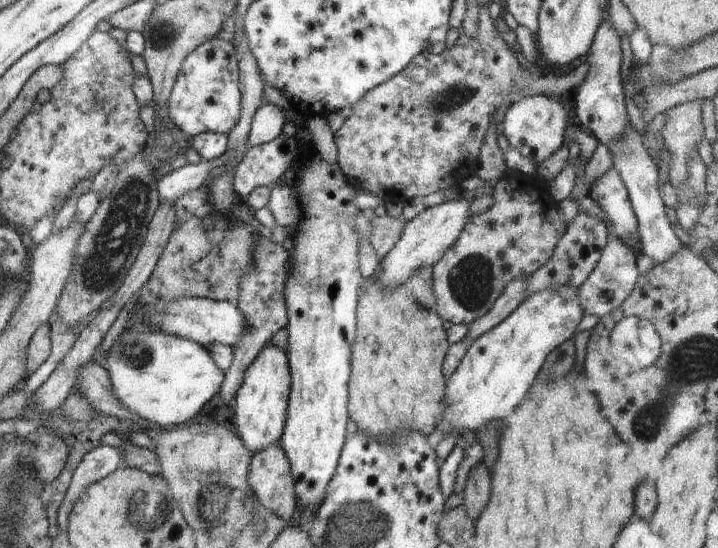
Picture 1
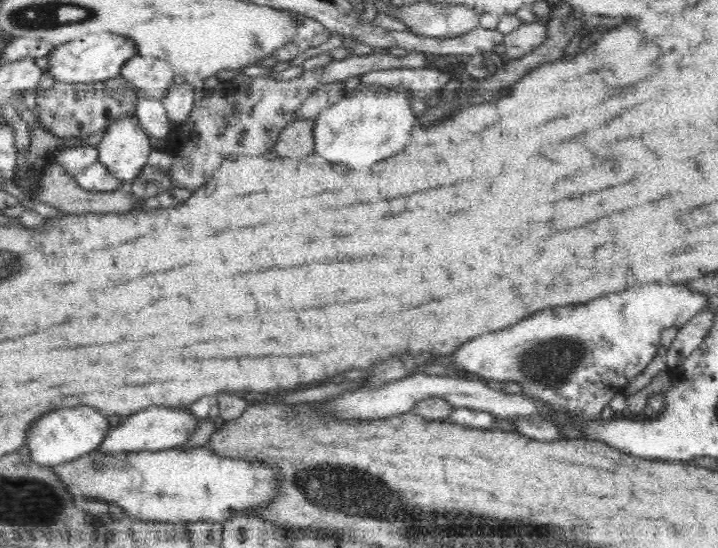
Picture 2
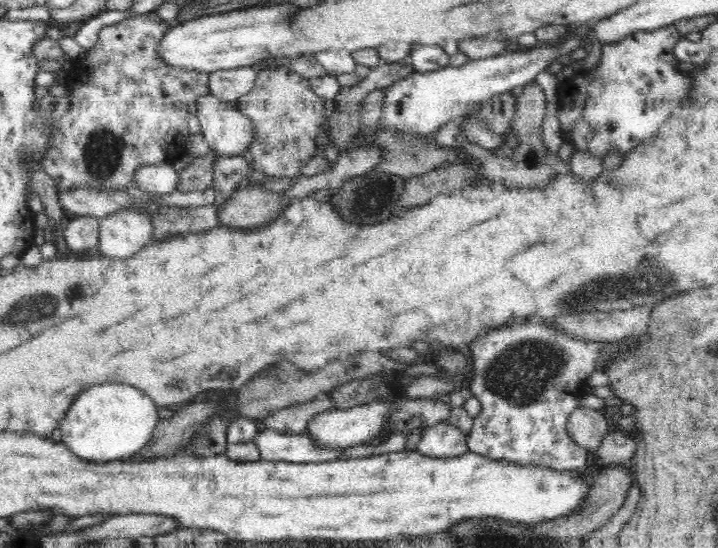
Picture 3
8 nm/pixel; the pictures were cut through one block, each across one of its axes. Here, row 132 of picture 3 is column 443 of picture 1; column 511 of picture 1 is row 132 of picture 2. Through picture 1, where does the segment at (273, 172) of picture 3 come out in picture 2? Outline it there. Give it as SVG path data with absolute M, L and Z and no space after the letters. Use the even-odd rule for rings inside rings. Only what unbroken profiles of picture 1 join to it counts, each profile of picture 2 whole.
M380 51L376 54L352 55L342 60L333 60L330 64L316 70L303 71L298 77L279 81L272 77L250 77L239 71L233 79L224 81L211 96L206 96L195 104L188 120L179 123L178 142L180 152L178 160L168 168L174 187L196 191L208 181L218 170L218 161L228 156L261 156L272 151L278 142L280 133L286 126L296 121L298 106L323 84L345 81L350 76L362 75L376 70L397 68L435 68L433 64L442 59L446 67L455 68L468 62L467 55L434 55L416 51L408 51L403 57ZM200 146L200 160L198 160Z

